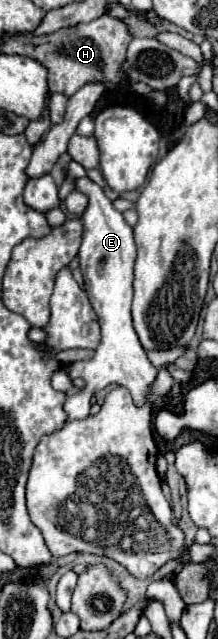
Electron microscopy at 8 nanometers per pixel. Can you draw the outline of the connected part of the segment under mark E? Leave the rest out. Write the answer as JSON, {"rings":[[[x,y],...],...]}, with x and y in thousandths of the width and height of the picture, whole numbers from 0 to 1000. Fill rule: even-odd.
{"rings":[[[408,277],[344,280],[344,299],[372,299],[408,315],[390,333],[372,336],[381,377],[362,390],[362,415],[390,437],[390,459],[454,496],[463,537],[436,546],[427,562],[353,565],[326,574],[326,590],[372,590],[390,596],[390,606],[339,620],[307,621],[289,635],[307,646],[307,659],[404,653],[427,615],[518,599],[583,606],[619,631],[647,634],[674,621],[683,603],[711,593],[711,574],[674,562],[665,546],[601,502],[601,468],[610,468],[601,443],[610,443],[610,412],[619,412],[619,396],[628,396],[619,377],[610,377],[610,358],[583,352],[564,336],[518,324],[472,293],[417,283]]]}

